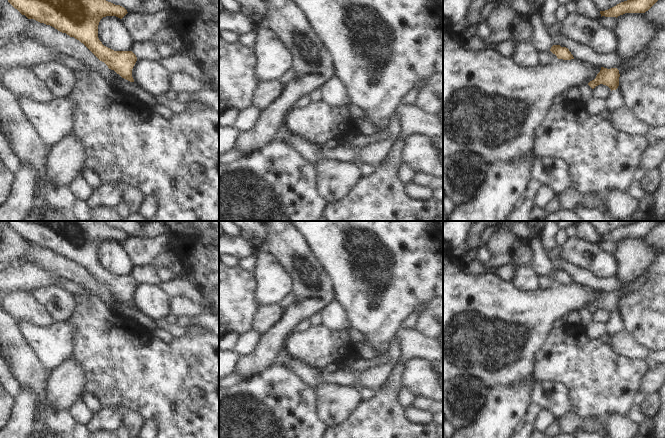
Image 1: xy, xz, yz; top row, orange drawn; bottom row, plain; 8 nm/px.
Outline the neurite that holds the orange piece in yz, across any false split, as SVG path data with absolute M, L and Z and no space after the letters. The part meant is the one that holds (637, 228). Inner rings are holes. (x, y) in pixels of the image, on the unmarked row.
M633 221L630 224L621 226L616 230L600 235L601 241L618 241L625 237L645 237L648 235L661 221Z

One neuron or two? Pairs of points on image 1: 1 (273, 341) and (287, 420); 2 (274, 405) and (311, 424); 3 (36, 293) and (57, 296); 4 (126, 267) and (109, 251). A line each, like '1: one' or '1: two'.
1: two
2: one
3: one
4: one

